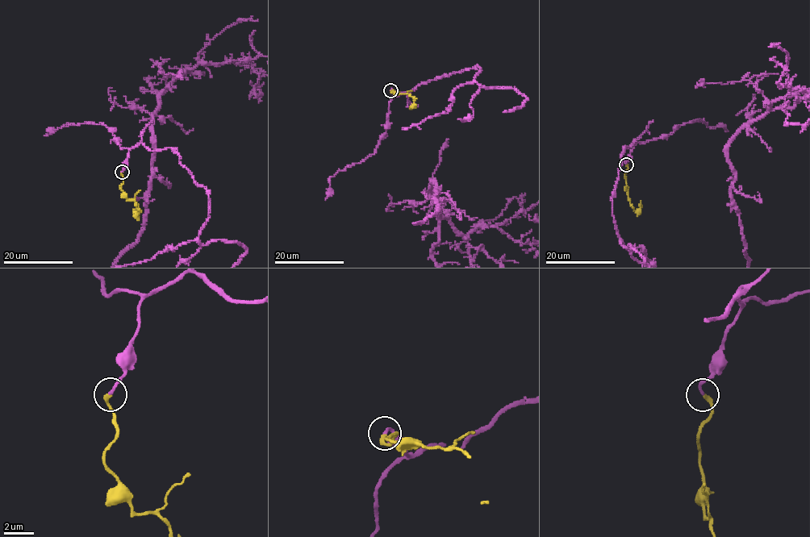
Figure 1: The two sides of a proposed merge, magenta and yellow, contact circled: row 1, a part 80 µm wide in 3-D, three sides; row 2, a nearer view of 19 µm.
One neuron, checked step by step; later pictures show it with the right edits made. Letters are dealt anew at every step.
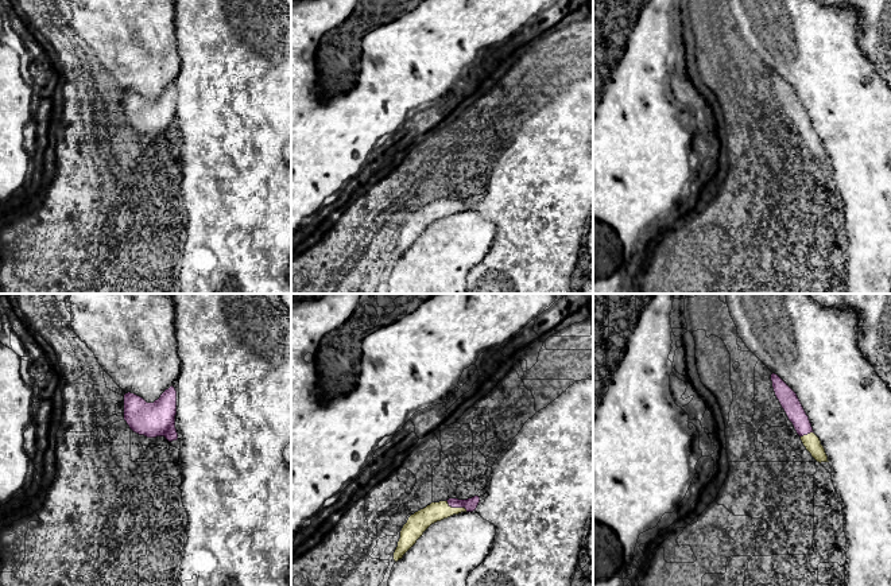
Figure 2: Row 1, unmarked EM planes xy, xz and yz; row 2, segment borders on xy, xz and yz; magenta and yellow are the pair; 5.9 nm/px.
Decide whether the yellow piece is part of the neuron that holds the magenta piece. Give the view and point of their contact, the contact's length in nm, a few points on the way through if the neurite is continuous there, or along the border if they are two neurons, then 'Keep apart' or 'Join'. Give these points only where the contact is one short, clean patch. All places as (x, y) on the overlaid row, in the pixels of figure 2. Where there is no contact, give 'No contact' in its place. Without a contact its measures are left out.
Touches magenta at xz (456, 507). Shared border 140 nm. Path across: xz (471, 504), (456, 507), (433, 512), (419, 522). Join

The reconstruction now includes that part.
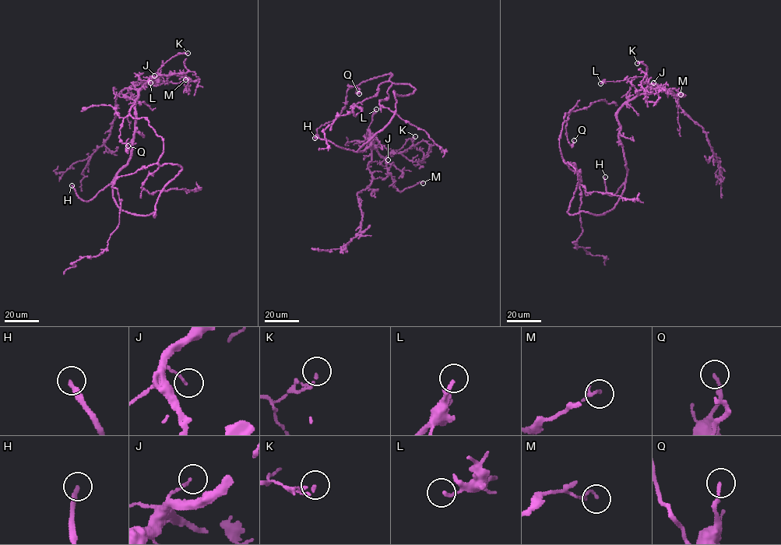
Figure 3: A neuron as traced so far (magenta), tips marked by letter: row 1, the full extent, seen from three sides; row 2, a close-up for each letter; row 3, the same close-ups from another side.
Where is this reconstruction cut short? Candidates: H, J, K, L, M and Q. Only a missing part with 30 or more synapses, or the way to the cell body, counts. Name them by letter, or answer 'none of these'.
H

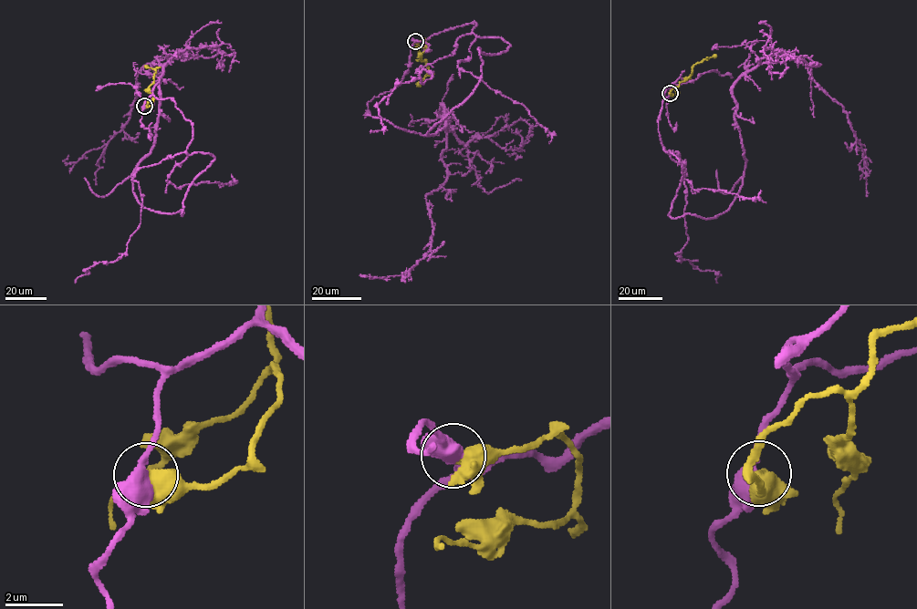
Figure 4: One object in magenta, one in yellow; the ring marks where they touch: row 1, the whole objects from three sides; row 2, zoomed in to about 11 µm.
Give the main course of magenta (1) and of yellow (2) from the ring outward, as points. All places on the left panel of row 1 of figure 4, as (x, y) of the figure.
1: (144, 106), (171, 98), (186, 152), (214, 158), (182, 215), (133, 191), (158, 56), (124, 128), (68, 155)
2: (144, 106), (150, 107), (153, 100), (149, 87), (156, 72), (145, 66)

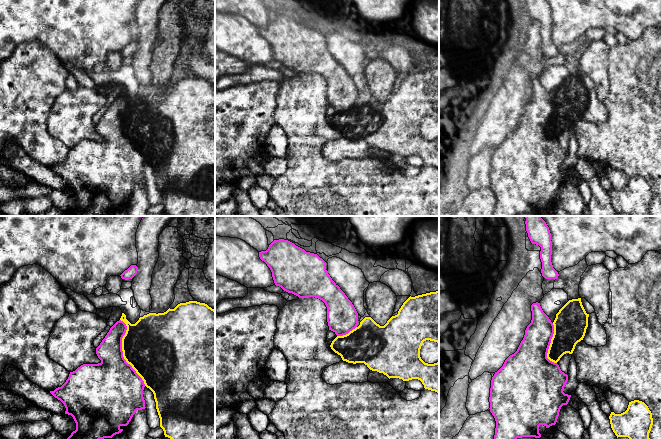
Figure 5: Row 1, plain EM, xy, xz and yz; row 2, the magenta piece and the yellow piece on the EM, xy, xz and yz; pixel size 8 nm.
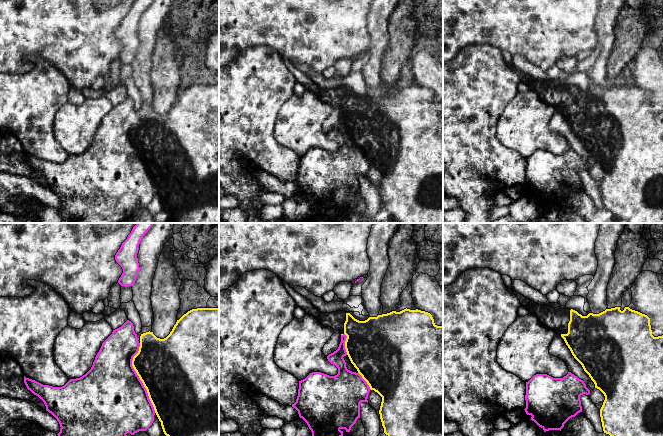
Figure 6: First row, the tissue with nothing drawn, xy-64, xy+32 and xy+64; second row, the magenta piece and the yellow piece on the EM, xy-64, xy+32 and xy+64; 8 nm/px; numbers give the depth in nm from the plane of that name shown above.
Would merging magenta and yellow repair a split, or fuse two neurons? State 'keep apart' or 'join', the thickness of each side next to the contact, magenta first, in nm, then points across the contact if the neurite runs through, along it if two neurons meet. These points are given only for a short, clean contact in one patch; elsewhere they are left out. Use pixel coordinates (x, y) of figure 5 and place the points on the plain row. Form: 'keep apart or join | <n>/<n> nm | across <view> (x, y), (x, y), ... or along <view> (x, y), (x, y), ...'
keep apart | 380/460 nm

